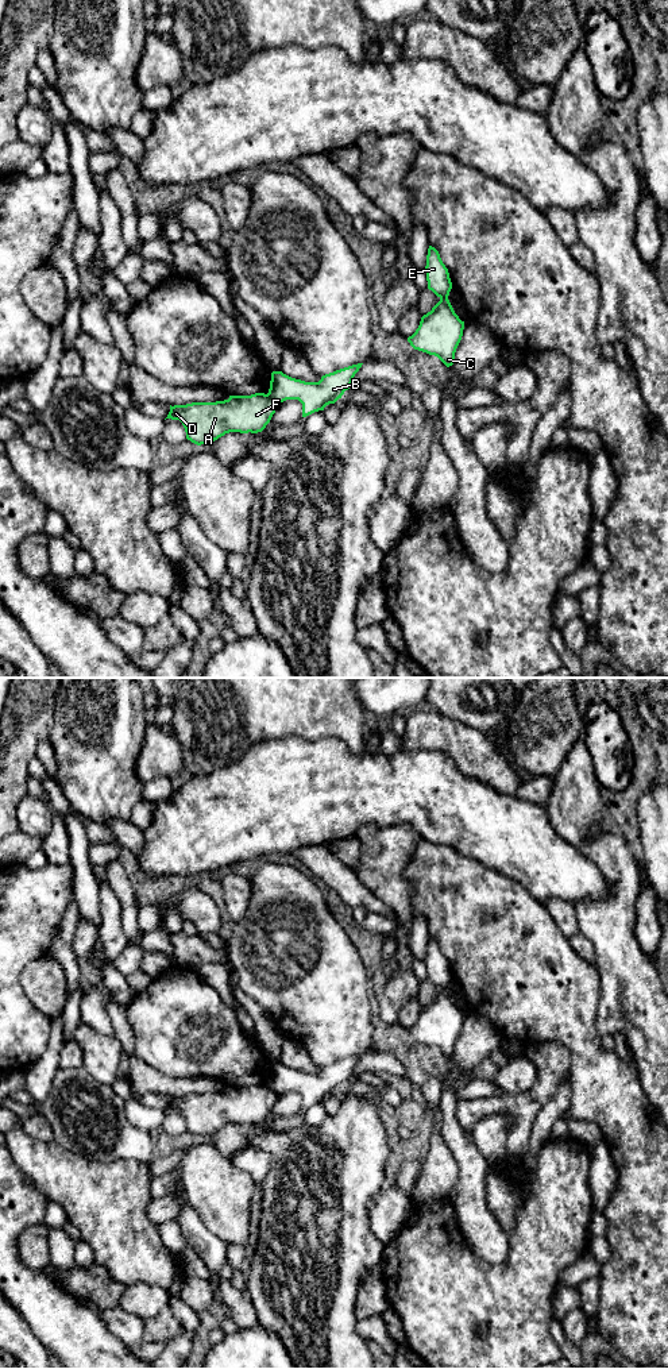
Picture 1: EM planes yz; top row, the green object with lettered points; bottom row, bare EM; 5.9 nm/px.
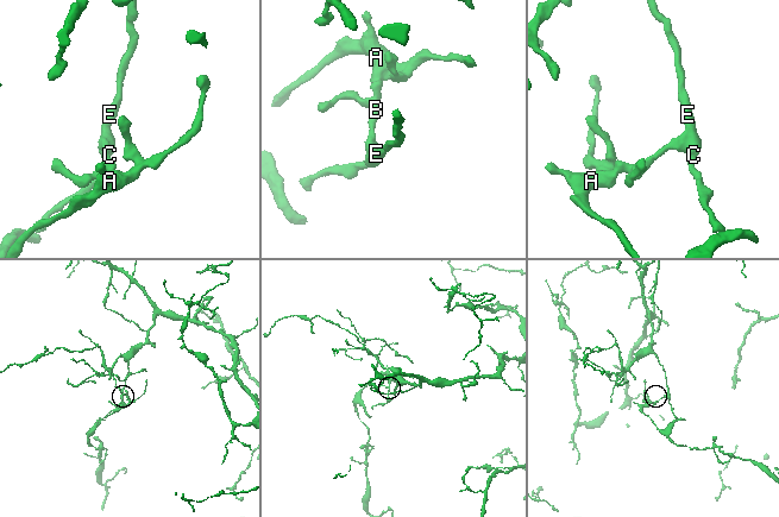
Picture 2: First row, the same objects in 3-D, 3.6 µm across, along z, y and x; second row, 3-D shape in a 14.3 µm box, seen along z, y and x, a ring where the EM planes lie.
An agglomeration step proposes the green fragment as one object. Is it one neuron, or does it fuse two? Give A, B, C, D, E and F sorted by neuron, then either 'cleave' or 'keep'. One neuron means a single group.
A D F / B C E; cleave

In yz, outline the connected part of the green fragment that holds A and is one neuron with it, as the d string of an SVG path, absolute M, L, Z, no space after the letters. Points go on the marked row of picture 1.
M265 393L229 396L216 402L170 405L166 419L179 420L186 439L201 446L229 432L258 433L270 423L278 402Z

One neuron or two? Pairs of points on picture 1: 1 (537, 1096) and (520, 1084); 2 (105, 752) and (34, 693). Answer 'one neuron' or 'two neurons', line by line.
1: two neurons
2: two neurons

